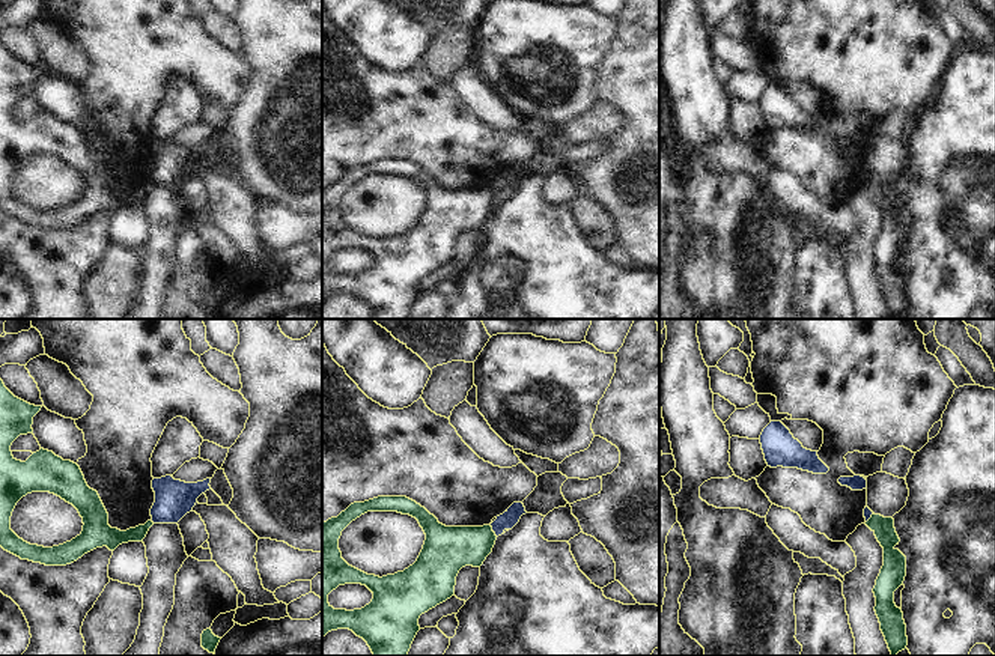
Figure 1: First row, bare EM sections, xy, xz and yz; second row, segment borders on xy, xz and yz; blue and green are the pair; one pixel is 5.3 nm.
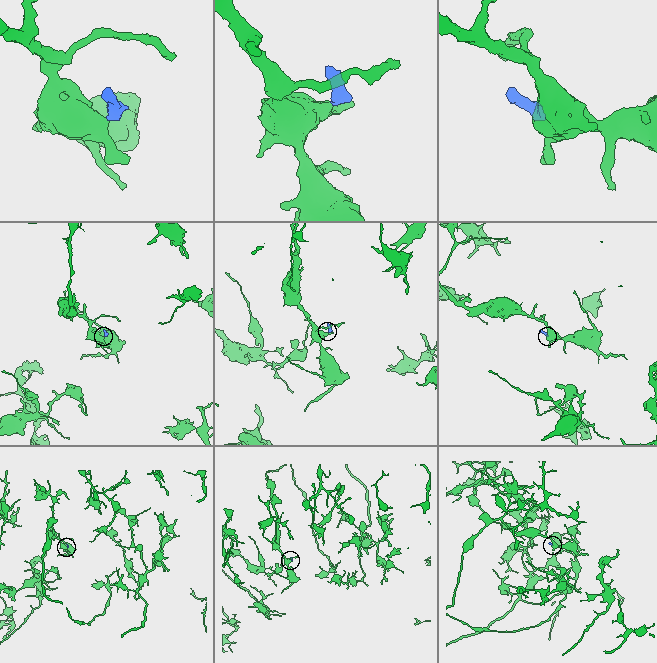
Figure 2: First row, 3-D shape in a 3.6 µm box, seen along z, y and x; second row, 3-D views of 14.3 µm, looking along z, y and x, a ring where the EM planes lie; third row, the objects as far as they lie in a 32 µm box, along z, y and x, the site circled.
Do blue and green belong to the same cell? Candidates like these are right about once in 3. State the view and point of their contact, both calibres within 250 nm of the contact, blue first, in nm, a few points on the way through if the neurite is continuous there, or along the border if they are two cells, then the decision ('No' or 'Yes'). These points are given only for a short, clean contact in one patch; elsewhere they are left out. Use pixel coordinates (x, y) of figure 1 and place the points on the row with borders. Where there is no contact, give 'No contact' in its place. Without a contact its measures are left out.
Touches blue at xz (492, 530). Thickness 90 nm (blue) against 240 nm. Boundary: xz (489, 525), (497, 536). No

